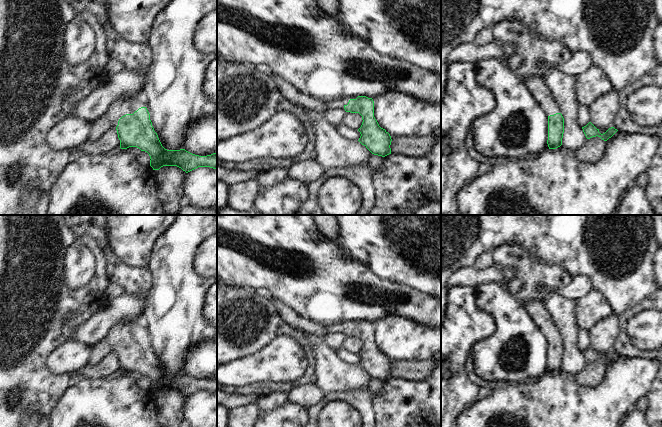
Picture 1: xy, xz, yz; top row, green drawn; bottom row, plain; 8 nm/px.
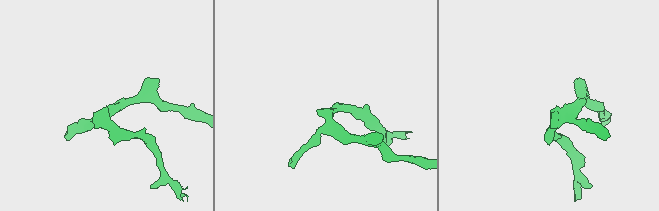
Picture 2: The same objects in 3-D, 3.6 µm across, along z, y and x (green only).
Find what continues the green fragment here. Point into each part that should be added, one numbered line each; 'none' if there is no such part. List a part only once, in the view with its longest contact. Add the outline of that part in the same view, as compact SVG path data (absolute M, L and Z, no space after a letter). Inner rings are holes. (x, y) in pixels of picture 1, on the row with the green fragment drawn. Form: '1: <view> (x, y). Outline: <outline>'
1: xy (122, 106). Outline: M135 94L129 98L123 97L113 101L105 114L92 122L88 141L98 140L107 130L116 128L119 119L126 114L133 114L139 108L144 107L141 94Z

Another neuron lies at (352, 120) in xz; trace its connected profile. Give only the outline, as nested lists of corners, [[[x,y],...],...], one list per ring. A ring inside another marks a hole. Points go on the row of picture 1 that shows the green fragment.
[[[347,112],[344,117],[343,124],[349,128],[358,130],[362,125],[362,116],[359,113]]]

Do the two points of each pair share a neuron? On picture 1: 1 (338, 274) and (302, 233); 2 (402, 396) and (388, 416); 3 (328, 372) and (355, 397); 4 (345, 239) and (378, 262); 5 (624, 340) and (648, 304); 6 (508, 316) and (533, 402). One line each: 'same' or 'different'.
1: same
2: same
3: different
4: same
5: same
6: different

